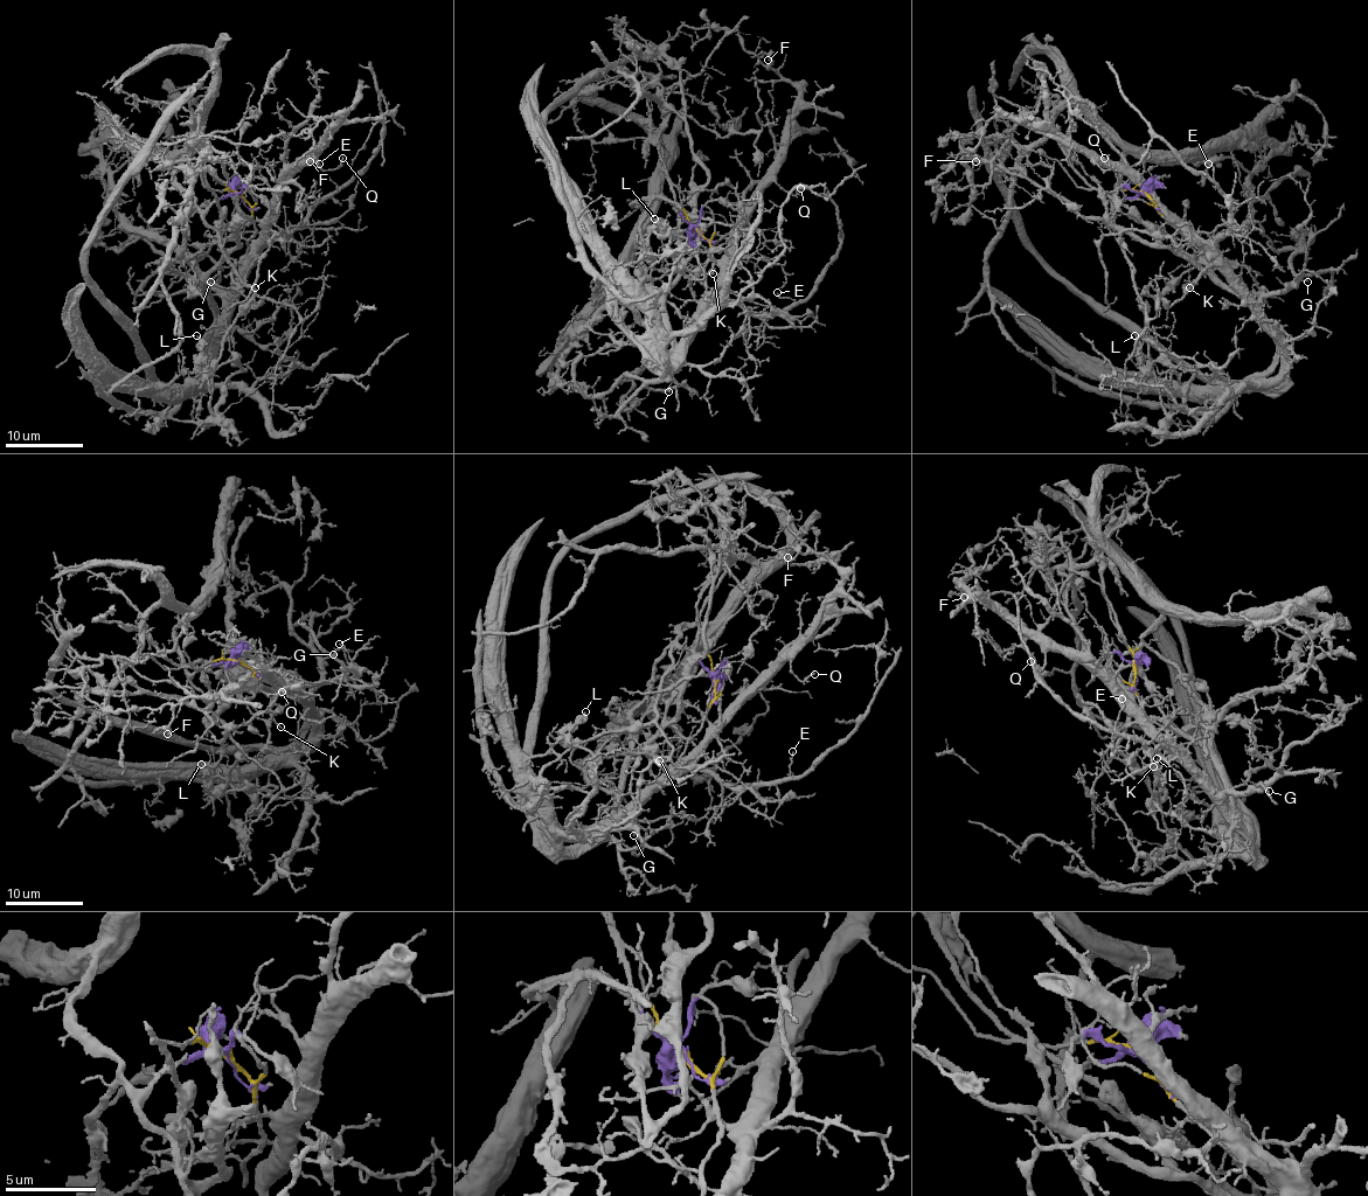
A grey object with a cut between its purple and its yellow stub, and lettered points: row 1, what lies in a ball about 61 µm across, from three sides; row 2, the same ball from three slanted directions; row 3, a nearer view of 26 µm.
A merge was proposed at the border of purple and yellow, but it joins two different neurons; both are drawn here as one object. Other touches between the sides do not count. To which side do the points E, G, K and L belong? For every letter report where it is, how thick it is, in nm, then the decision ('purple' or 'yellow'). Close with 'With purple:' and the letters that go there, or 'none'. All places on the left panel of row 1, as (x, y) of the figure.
E: at (319, 164); 110 nm thick; yellow
G: at (210, 282); 150 nm thick; yellow
K: at (255, 287); 190 nm thick; yellow
L: at (196, 335); 260 nm thick; purple
With purple: L

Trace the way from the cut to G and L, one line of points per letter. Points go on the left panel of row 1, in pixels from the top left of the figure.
G: (240, 195), (251, 209), (254, 233), (248, 240), (242, 283), (227, 300), (210, 280)
L: (240, 195), (219, 197), (206, 221), (254, 298), (209, 366), (198, 335)

